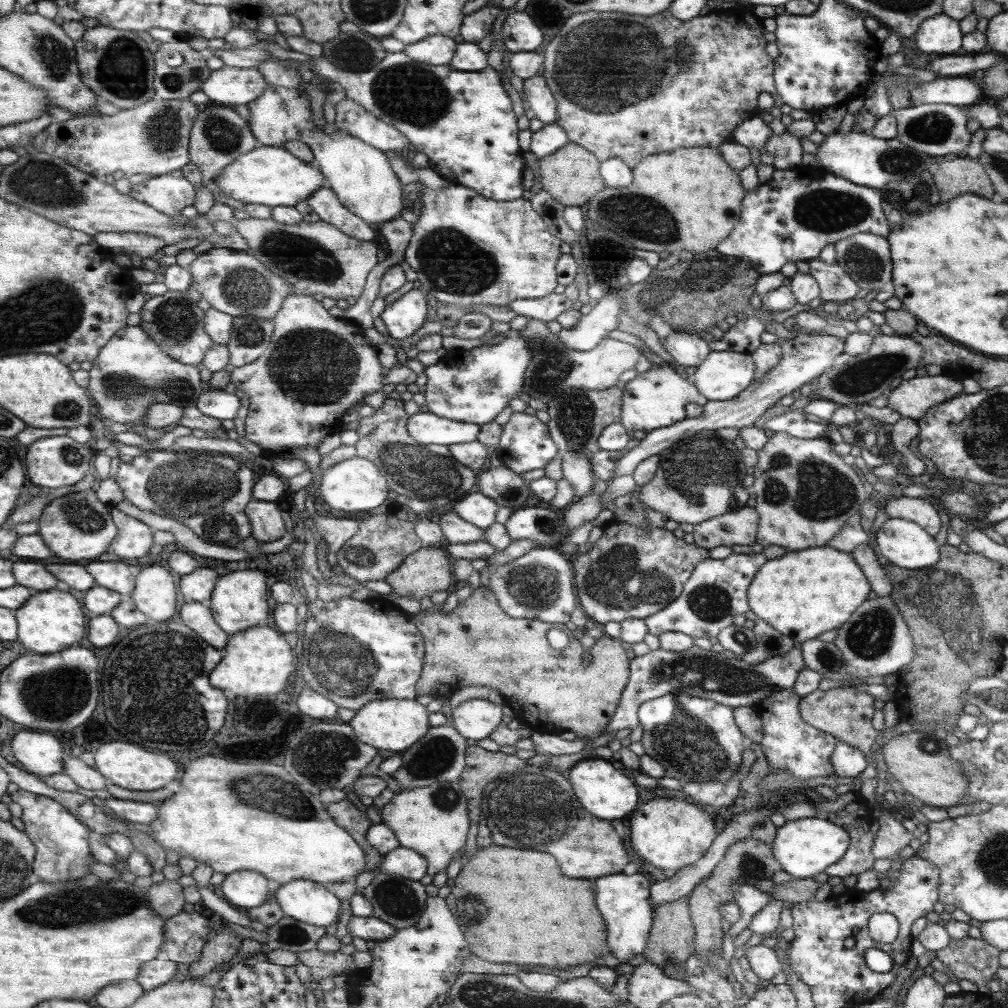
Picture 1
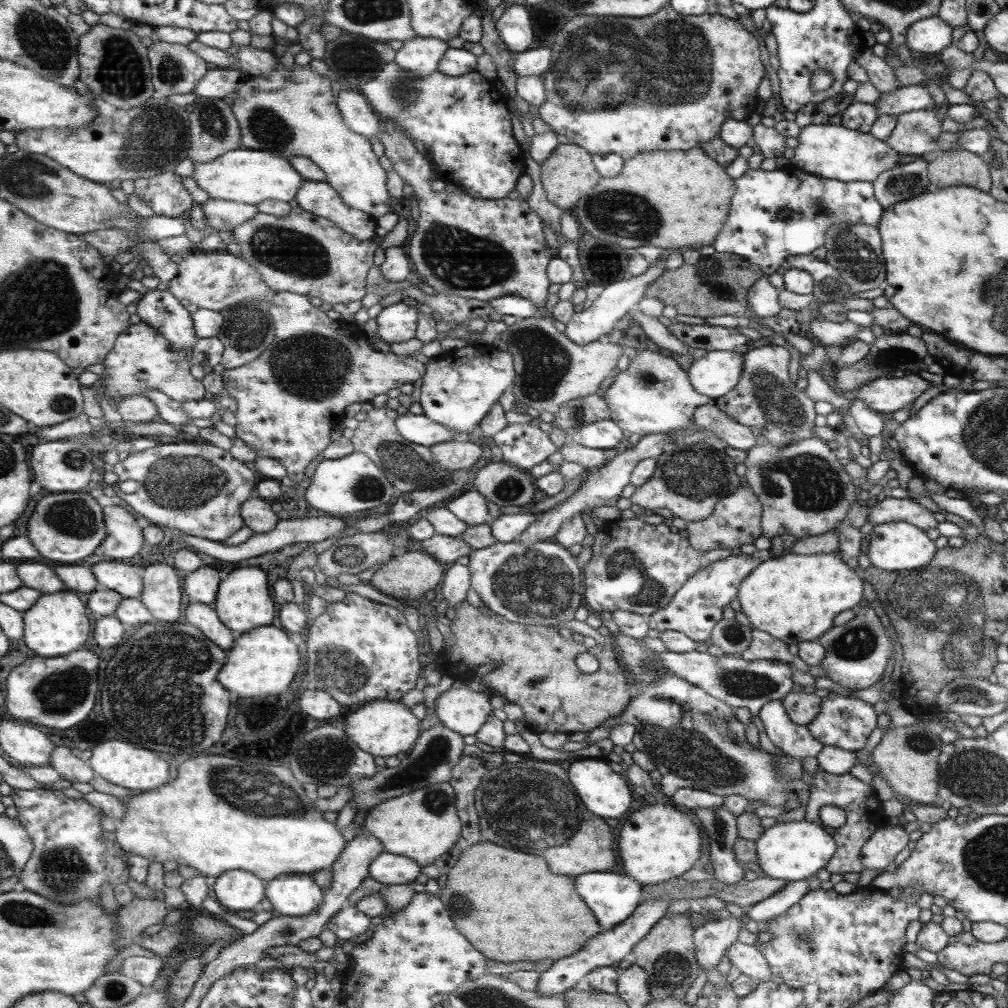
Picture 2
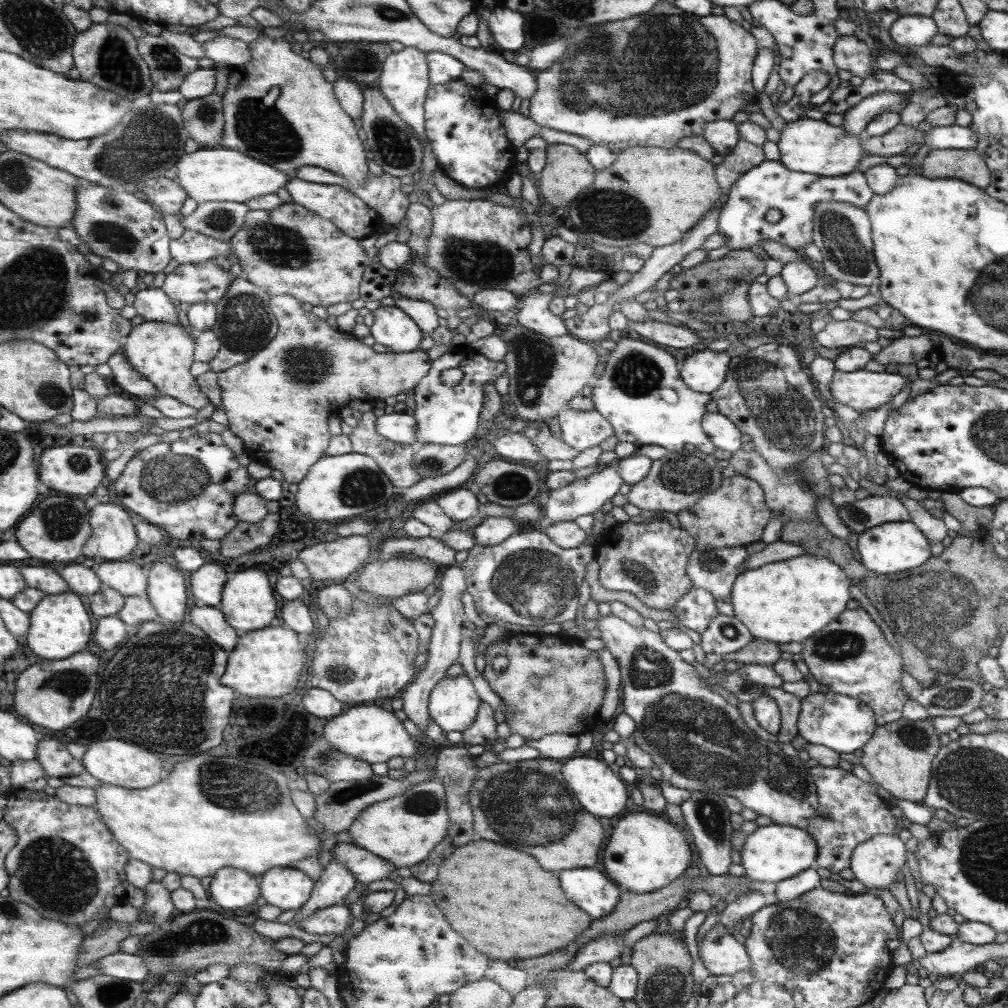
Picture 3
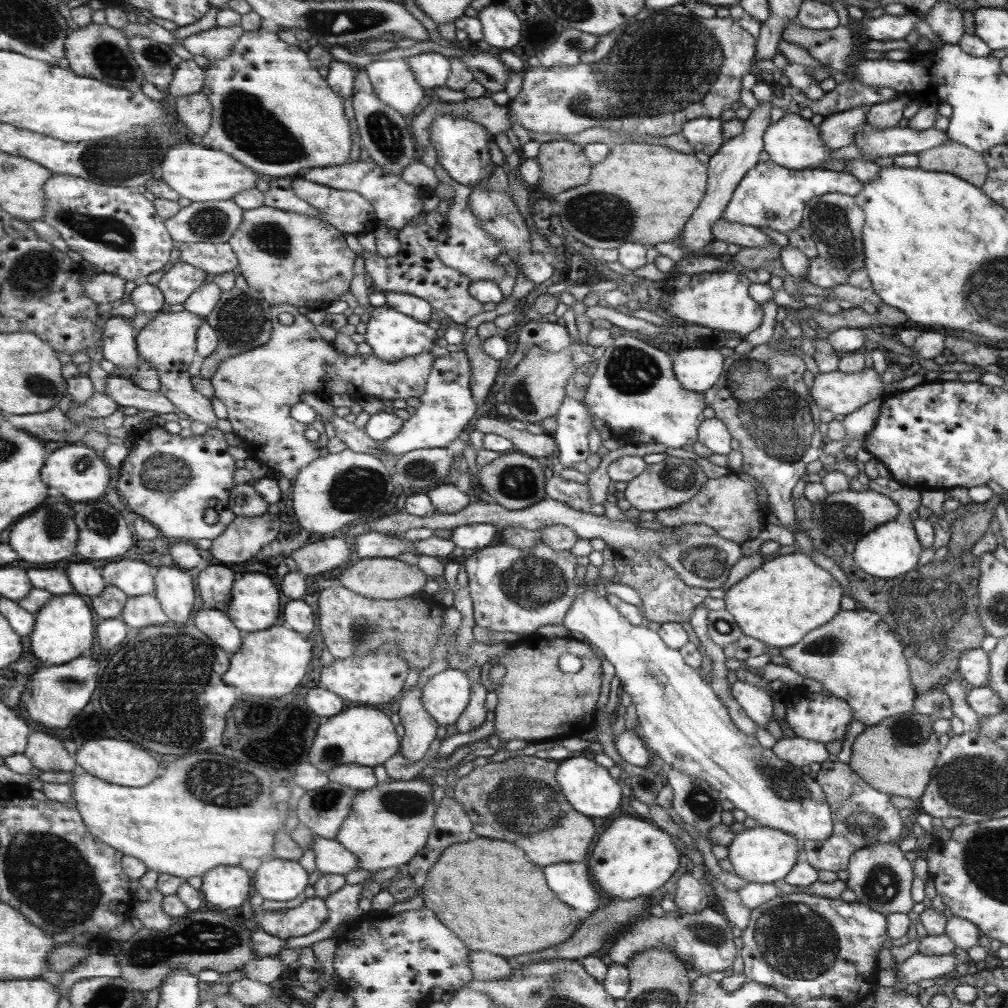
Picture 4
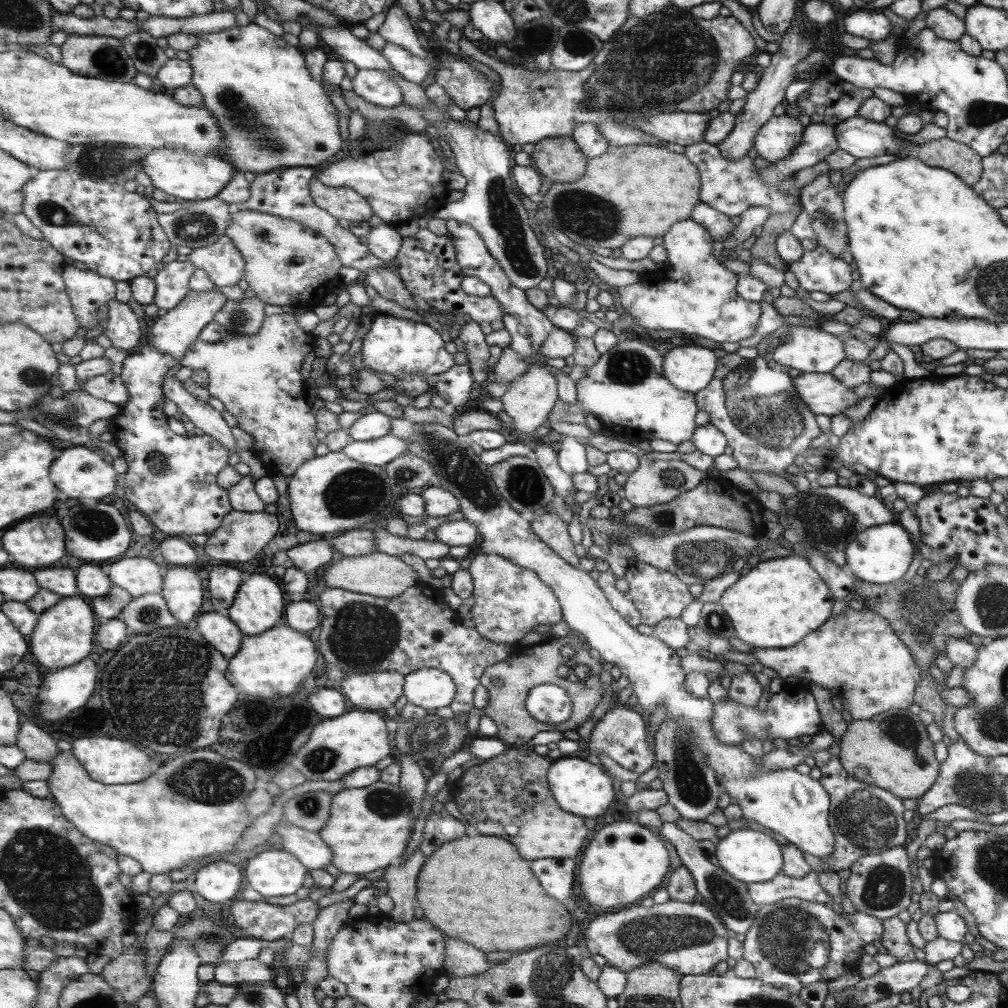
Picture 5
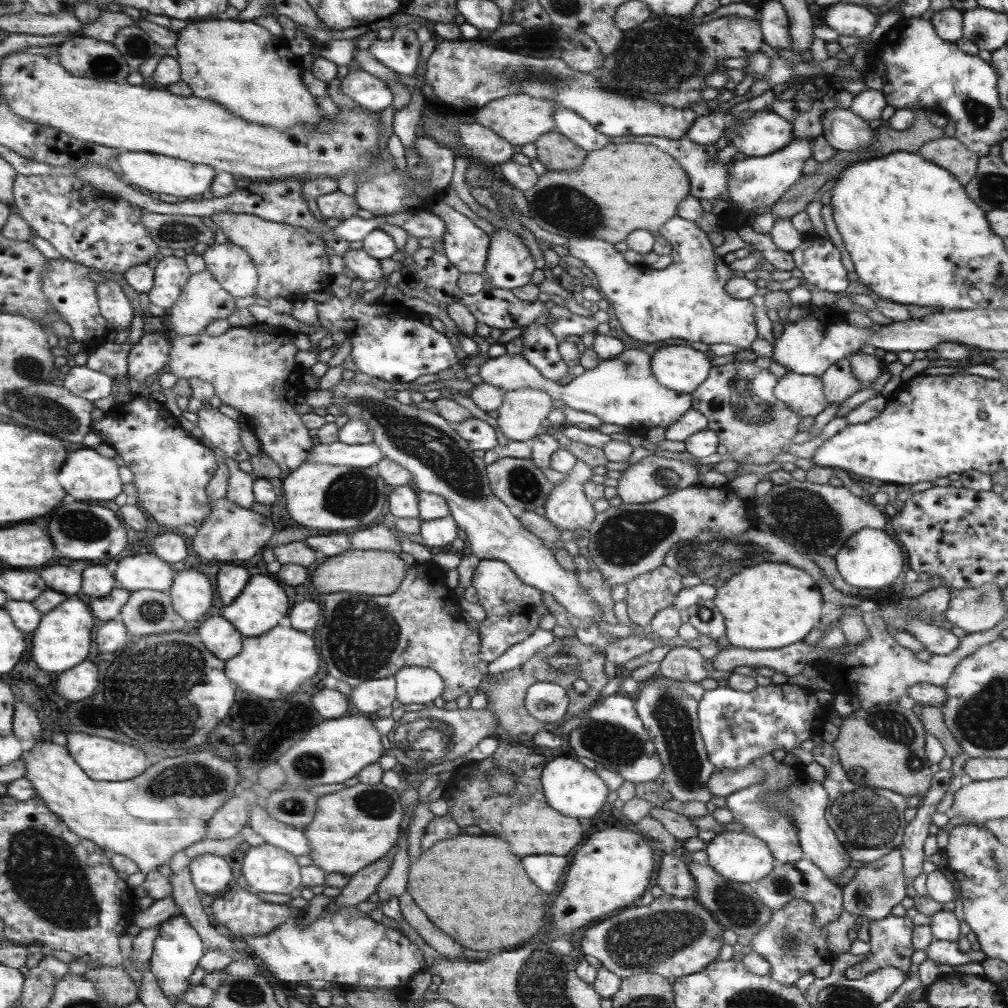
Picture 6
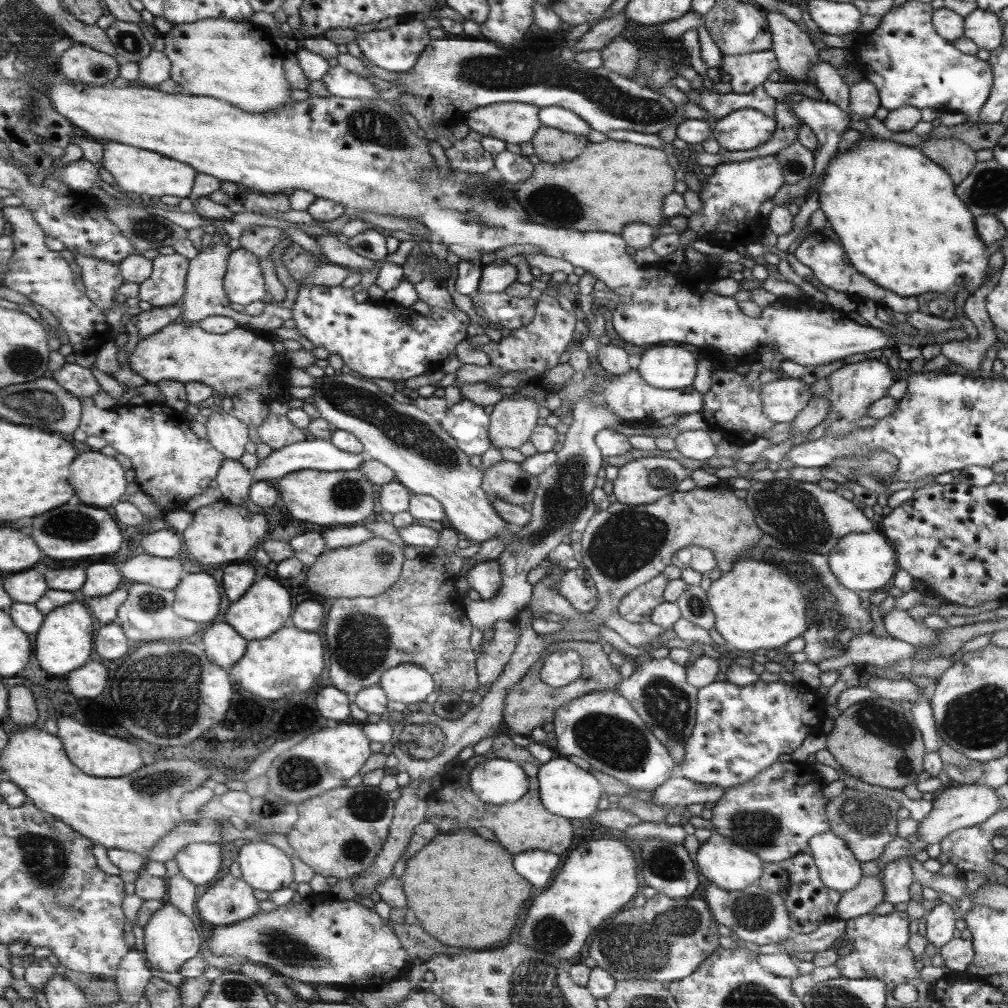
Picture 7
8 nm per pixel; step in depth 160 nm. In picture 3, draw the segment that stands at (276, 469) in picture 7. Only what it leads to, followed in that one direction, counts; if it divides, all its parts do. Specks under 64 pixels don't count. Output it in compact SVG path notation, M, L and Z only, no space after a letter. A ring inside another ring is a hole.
M469 346L450 348L439 358L430 361L430 370L414 389L415 438L421 444L463 445L477 428L485 398L485 386L506 370L502 360L487 360L486 356ZM447 368L459 368L463 378L457 386L439 384L440 372Z

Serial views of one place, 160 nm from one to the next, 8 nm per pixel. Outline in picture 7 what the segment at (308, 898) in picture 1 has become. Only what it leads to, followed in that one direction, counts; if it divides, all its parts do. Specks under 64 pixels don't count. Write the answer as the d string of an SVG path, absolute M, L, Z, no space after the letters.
M251 838L251 842L243 846L240 850L238 864L242 872L242 877L257 890L265 892L275 892L289 888L294 881L294 863L291 857L287 856L283 849L273 845L272 840L258 840Z

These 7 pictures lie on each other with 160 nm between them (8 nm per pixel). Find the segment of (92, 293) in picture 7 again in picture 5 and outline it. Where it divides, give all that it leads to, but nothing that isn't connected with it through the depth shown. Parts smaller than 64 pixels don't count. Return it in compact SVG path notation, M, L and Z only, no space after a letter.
M116 299L108 302L105 335L111 340L113 347L131 354L143 344L146 333L141 319L131 310L131 306Z

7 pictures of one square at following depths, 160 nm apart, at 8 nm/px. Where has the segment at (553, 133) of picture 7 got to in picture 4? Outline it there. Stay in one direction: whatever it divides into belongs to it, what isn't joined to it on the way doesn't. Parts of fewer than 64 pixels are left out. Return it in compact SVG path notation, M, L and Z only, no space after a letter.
M555 139L540 143L536 161L541 166L542 179L539 184L541 194L549 199L571 188L582 186L590 180L590 160L579 145L567 139Z

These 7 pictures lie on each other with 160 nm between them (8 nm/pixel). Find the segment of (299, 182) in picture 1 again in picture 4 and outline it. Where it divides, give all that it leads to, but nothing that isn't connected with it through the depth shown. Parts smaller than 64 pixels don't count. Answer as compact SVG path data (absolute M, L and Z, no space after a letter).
M186 140L167 152L166 160L160 166L162 180L171 186L179 197L191 202L207 202L215 200L231 200L235 196L256 188L255 181L264 175L255 172L242 161L219 149L205 148L202 144L194 144Z

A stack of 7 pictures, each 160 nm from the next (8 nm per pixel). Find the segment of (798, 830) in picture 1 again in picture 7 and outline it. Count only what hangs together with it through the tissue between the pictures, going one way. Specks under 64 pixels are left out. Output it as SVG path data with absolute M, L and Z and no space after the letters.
M712 832L706 840L699 844L697 852L695 852L695 860L698 863L699 872L709 882L729 892L744 890L745 887L755 884L765 866L757 853L735 844L730 837L719 836L715 832Z

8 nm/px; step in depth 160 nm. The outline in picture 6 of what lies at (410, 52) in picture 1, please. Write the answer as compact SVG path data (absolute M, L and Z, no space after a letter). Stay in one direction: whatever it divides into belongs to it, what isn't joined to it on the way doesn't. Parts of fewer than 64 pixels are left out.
M361 69L349 70L342 79L341 89L363 109L373 113L380 113L385 108L391 107L395 100L385 81Z

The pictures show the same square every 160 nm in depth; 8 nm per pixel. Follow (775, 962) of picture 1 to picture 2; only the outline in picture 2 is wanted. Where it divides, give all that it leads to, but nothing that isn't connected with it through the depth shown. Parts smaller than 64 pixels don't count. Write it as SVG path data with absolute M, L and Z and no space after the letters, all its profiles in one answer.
M735 941L725 948L723 956L730 962L730 966L737 968L741 974L767 982L771 980L771 973L766 960L761 952L753 945L747 945Z

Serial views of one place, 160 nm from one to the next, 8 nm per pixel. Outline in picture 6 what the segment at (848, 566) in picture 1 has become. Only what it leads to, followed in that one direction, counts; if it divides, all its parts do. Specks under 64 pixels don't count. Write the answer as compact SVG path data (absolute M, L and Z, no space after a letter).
M774 561L733 574L717 586L712 602L723 617L729 645L749 650L778 649L803 640L819 622L823 605L819 586L813 586L809 574Z

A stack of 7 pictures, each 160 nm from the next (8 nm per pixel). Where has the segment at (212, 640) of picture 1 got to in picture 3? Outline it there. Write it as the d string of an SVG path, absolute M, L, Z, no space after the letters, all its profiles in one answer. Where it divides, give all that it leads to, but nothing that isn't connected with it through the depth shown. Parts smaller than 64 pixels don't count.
M209 606L195 608L195 610L191 610L191 618L193 618L193 624L203 628L219 646L223 646L227 650L237 648L237 642L239 642L238 631L227 622L227 618L221 610L209 608Z

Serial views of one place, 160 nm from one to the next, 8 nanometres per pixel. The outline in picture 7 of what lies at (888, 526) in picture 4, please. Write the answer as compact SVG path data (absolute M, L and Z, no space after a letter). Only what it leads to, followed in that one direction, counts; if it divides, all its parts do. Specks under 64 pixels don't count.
M877 529L872 532L843 536L825 558L829 571L838 582L845 589L855 592L877 590L895 574L894 548L885 542L881 534L877 534Z

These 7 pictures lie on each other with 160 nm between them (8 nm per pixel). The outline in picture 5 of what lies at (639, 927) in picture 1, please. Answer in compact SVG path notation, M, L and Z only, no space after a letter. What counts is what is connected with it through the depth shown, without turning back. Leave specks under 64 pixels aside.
M575 858L567 860L533 860L531 868L535 868L535 876L539 876L539 884L547 888L549 896L563 902L571 898L571 882L573 882L573 868L577 866Z

